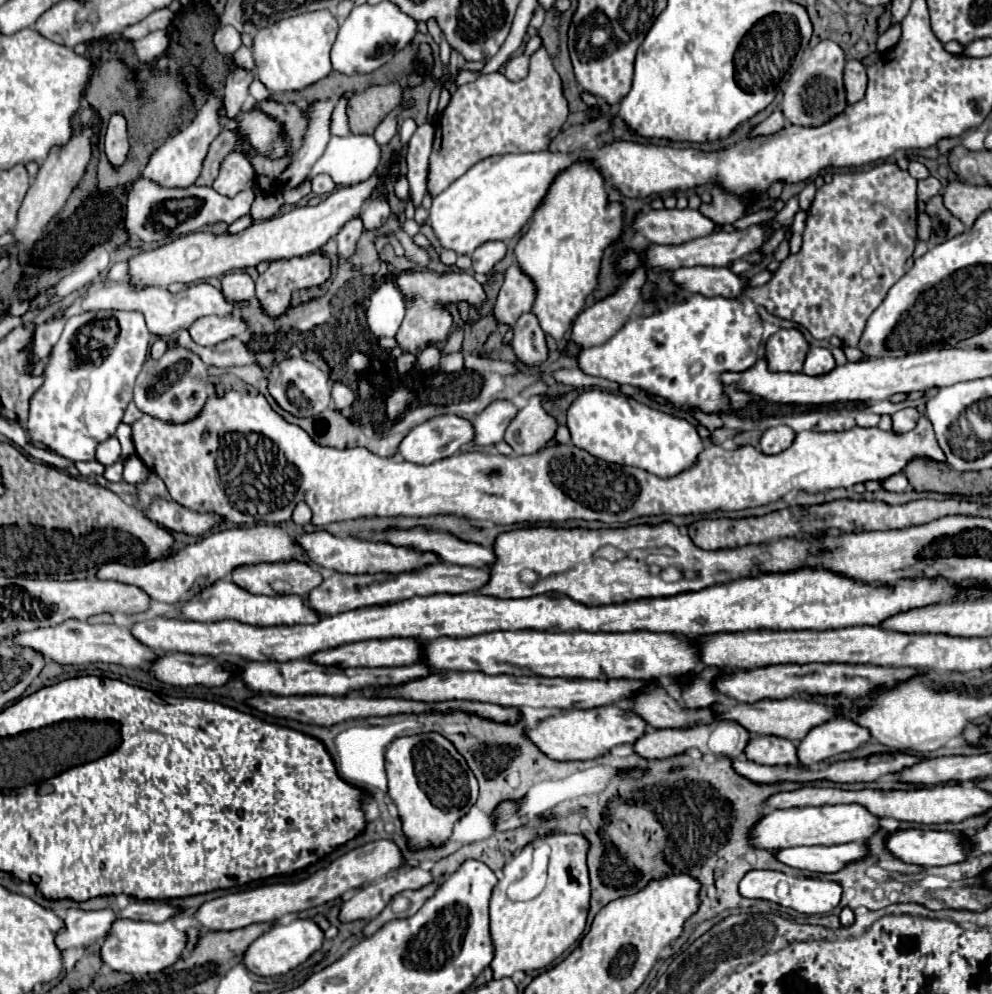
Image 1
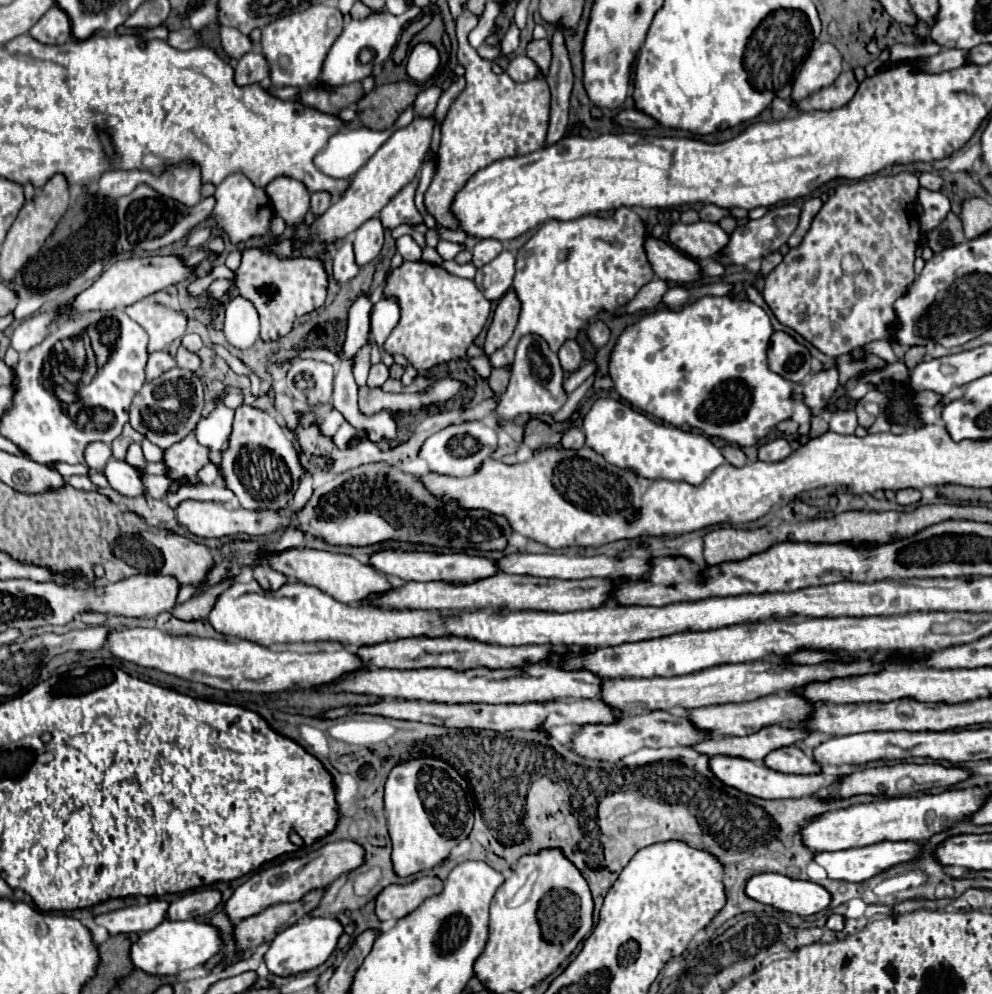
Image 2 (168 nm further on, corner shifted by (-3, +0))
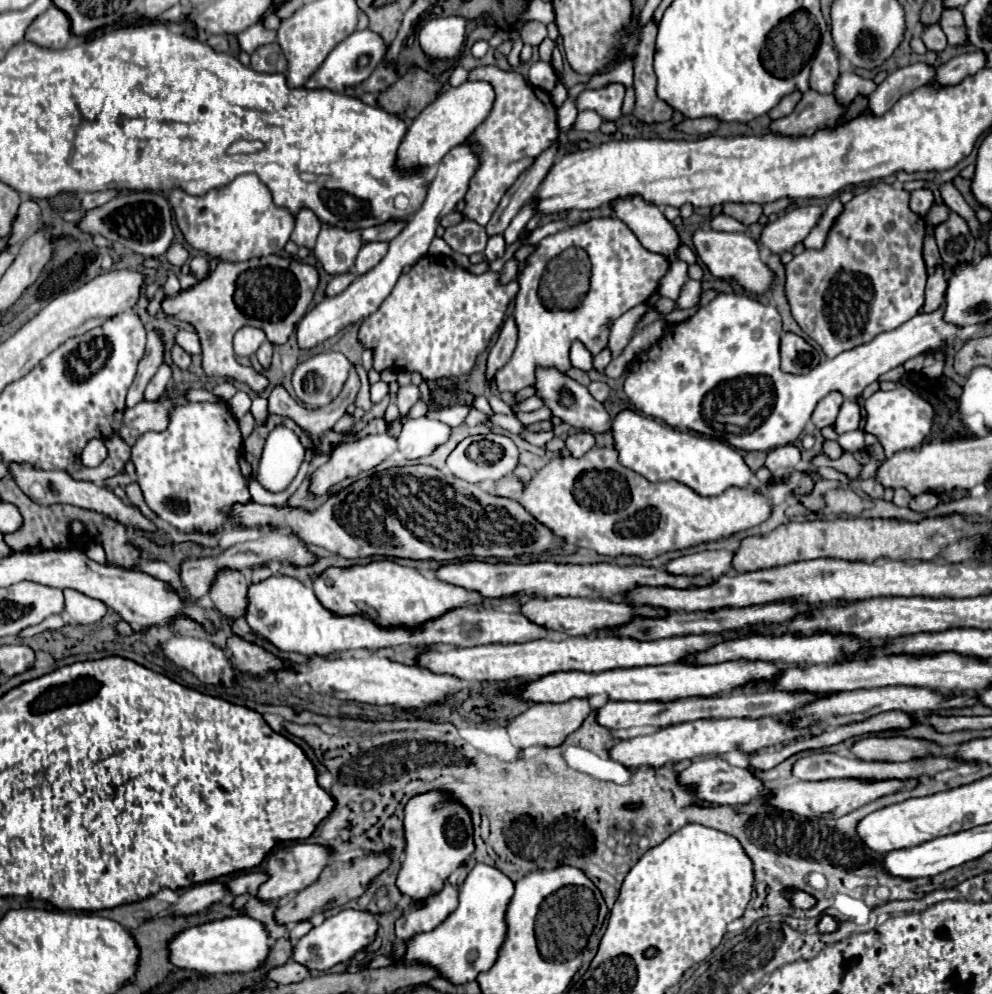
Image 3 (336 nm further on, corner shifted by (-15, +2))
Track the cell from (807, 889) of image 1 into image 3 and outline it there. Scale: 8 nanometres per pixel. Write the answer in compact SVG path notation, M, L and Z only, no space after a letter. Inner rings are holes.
M788 892L786 896L788 896L790 902L792 902L794 906L798 906L798 908L812 908L812 906L816 904L816 900L814 900L810 894L806 894L806 892Z

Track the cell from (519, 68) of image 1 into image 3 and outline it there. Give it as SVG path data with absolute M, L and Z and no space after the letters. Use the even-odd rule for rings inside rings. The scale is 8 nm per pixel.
M538 60L536 64L530 66L528 78L530 78L530 84L532 84L534 88L542 88L542 90L546 90L546 92L552 92L552 88L554 88L556 82L558 82L552 64L542 62L542 60Z

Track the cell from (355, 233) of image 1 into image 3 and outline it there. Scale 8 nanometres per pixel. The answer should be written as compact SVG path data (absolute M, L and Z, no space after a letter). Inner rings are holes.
M348 274L348 276L334 276L334 278L328 282L328 286L326 286L326 292L324 292L326 298L344 292L350 282L352 282L352 274Z

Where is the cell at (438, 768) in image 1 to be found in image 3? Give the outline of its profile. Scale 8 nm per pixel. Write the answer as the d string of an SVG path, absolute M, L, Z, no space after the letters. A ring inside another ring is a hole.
M428 792L428 796L416 796L416 800L410 800L404 808L404 814L406 858L396 886L400 894L412 898L414 902L424 902L426 898L438 894L448 876L474 852L472 820L462 804L440 804L440 796L436 796L436 792Z

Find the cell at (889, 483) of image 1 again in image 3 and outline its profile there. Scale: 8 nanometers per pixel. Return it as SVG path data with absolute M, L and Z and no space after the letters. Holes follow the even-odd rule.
M924 494L924 496L914 496L910 500L910 508L916 512L928 512L938 504L938 498L934 494Z

